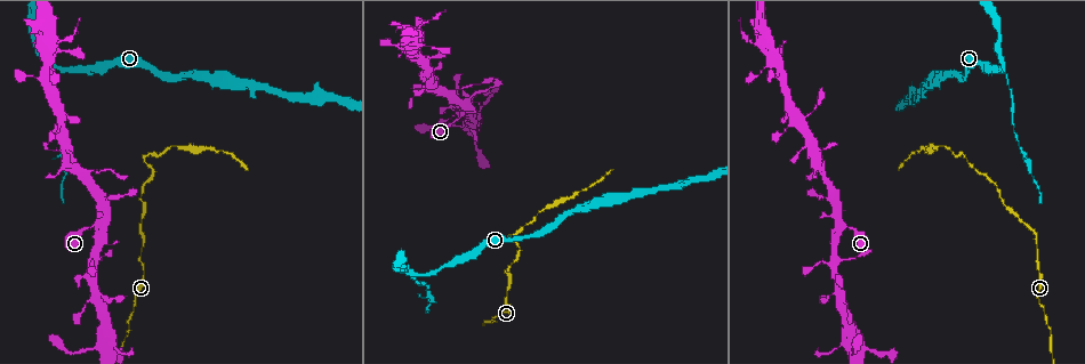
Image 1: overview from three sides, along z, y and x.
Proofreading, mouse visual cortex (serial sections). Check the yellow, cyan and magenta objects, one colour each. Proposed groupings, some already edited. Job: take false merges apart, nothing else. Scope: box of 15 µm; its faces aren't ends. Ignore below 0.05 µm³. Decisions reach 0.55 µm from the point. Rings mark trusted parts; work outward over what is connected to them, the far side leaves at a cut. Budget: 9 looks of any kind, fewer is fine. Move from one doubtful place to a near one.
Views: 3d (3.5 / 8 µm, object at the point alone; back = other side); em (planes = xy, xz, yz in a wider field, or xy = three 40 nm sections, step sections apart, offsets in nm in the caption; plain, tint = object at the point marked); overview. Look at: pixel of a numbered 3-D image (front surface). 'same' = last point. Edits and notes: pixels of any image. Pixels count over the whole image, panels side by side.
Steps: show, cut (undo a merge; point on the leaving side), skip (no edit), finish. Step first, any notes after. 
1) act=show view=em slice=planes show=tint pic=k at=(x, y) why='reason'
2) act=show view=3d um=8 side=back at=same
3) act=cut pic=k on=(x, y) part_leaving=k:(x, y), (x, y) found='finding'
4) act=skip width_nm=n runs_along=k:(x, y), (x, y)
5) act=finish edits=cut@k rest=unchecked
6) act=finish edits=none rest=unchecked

act=show view=3d um=3.5 pic=1 at=(93, 349) why='small branch off a trunk'

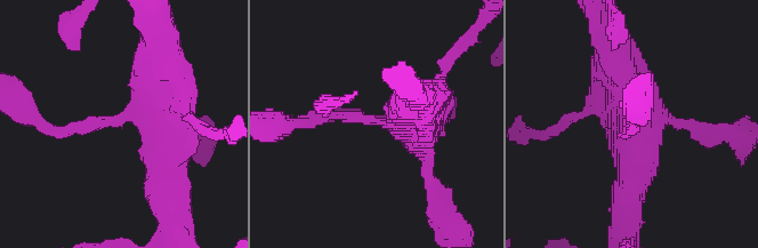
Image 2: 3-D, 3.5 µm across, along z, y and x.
act=show view=em slice=planes show=tint pic=2 at=(126, 118) why='now the EM'

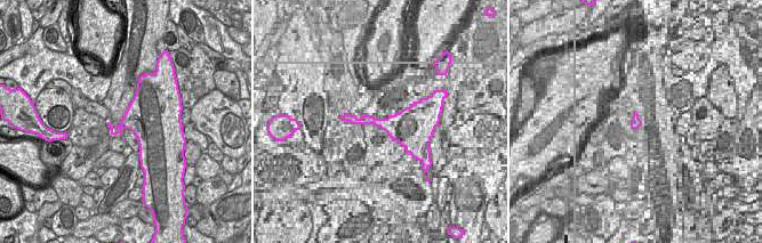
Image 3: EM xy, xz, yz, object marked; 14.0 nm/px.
act=skip runs_along=2:(162, 69), (148, 114), (54, 128) found='one cell here'

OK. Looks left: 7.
act=show view=3d um=3.5 side=back pic=1 at=(140, 252)

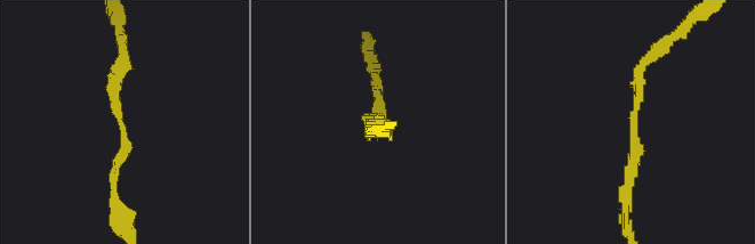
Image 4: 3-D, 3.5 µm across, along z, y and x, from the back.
act=show view=em slice=xy step=1 show=tint pic=4 at=(633, 123) arm_widths_nm=100,150 why='now the EM'

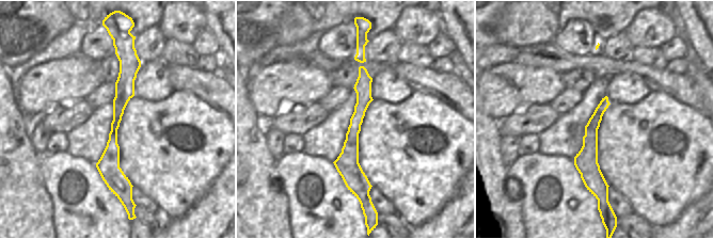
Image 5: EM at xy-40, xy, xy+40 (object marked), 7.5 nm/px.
act=skip runs_along=4:(627, 200), (639, 70), (651, 56) found='one cell here'

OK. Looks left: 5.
act=show view=3d um=8 pic=1 at=(145, 159) why='sharp bend'

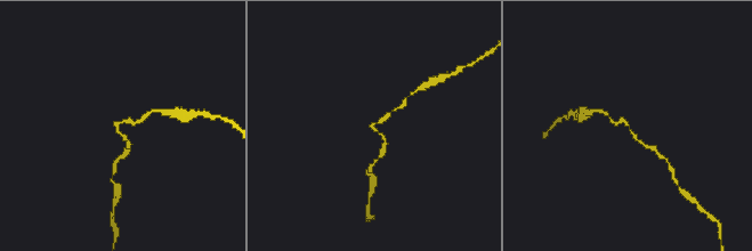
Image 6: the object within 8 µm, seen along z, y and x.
act=show view=3d um=3.5 pic=6 at=(118, 128) why='zoom in'

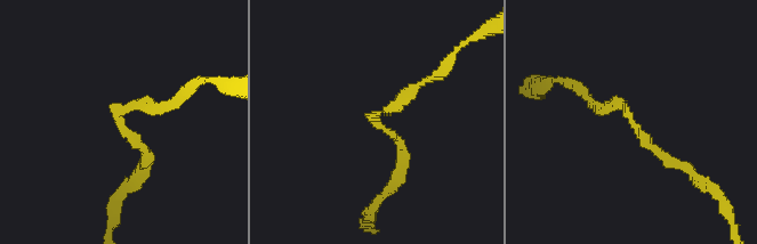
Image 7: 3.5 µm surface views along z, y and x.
act=cut pic=7 on=(405, 91) part_leaving=7:(378, 114), (434, 76), (461, 47) found='two cells meet here'

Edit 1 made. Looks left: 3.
act=finish edits=cut@7 rest=unchecked

